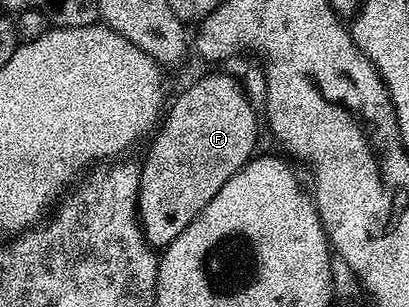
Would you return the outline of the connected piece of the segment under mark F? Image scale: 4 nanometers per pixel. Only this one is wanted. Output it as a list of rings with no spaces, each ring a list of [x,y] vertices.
[[[208,74],[197,82],[192,82],[176,99],[171,99],[148,150],[140,166],[140,187],[136,213],[140,227],[144,229],[144,239],[153,248],[163,248],[178,237],[218,196],[218,188],[237,174],[257,153],[256,137],[260,126],[256,123],[257,107],[249,100],[245,87],[240,86],[228,74]]]

